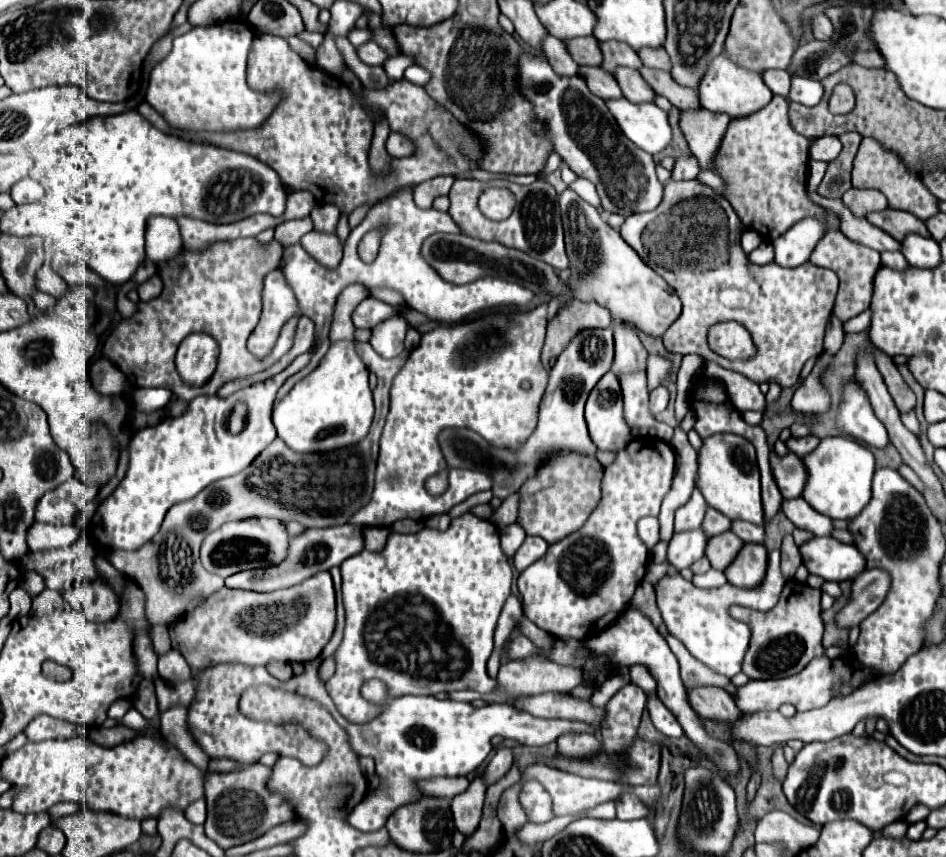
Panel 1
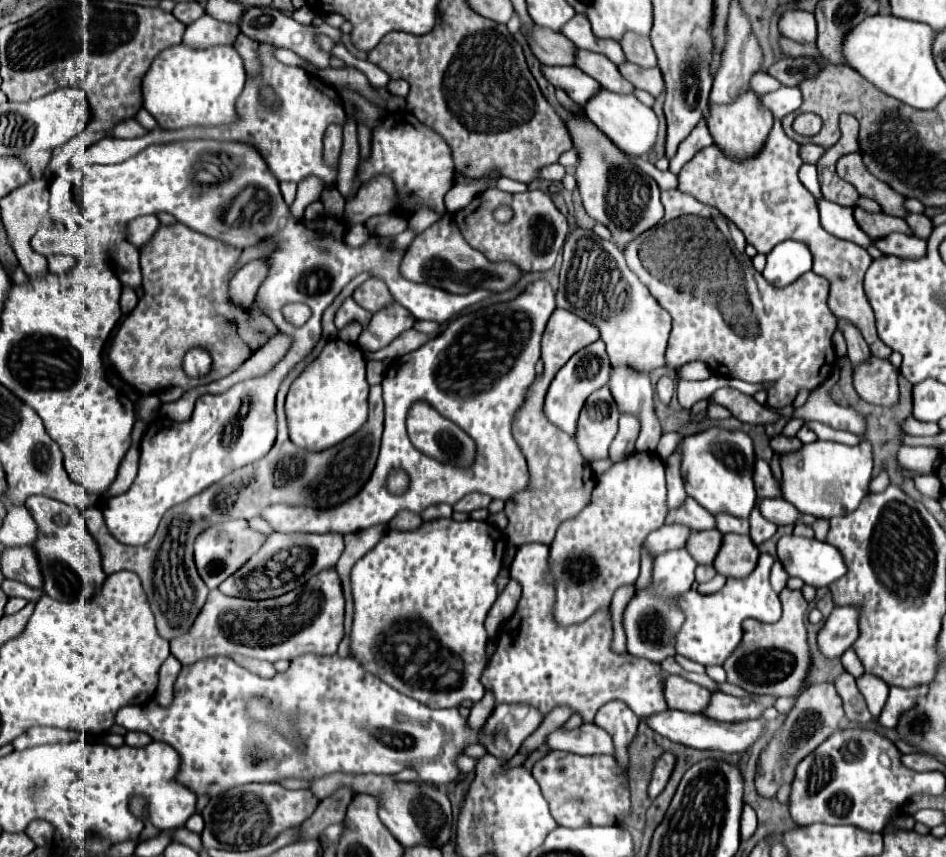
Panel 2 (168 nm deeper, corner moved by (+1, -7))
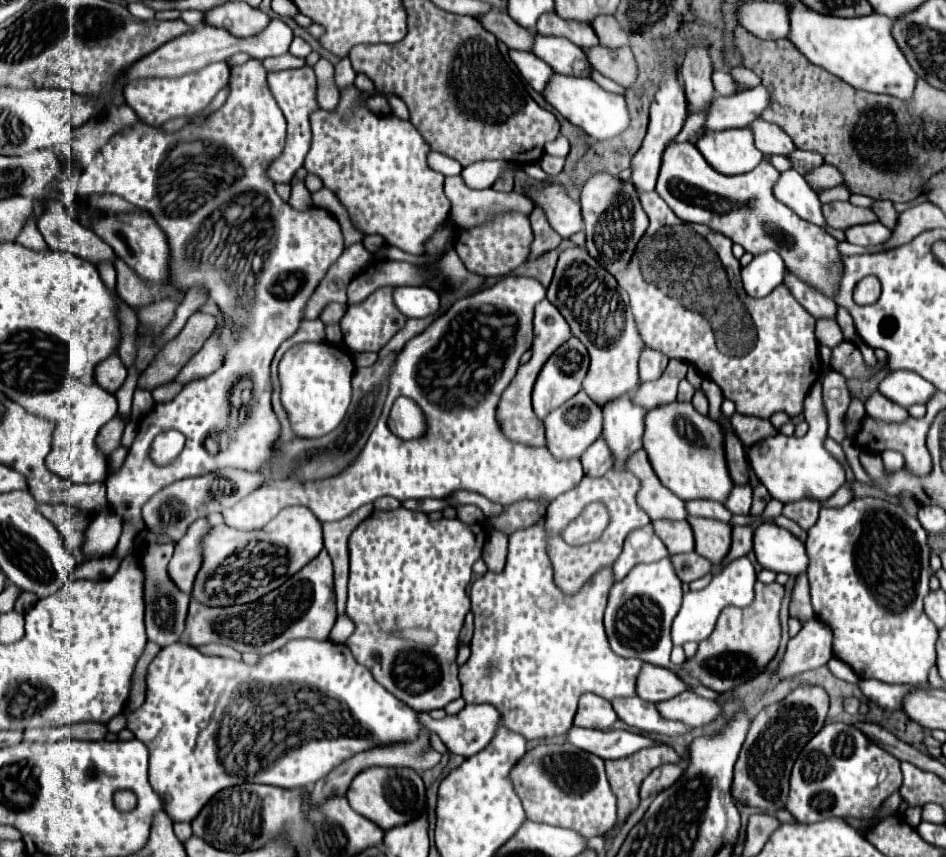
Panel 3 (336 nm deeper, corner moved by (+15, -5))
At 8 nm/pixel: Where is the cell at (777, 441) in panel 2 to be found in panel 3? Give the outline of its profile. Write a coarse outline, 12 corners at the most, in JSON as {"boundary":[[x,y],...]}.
{"boundary":[[733,414],[731,424],[745,446],[777,434],[763,418]]}

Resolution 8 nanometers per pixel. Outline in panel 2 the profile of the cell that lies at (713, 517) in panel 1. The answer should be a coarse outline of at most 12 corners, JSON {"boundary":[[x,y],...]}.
{"boundary":[[691,496],[667,514],[665,524],[715,528],[715,518]]}

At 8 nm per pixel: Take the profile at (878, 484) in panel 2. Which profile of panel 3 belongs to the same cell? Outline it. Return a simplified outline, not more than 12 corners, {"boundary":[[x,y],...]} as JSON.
{"boundary":[[851,484],[823,502],[823,506],[845,506],[853,498]]}

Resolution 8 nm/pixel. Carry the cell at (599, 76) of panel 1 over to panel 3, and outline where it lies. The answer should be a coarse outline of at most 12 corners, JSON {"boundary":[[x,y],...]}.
{"boundary":[[511,50],[523,78],[539,92],[547,88],[553,68],[531,52]]}

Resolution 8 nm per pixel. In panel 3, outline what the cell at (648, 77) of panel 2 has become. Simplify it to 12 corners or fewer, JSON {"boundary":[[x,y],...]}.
{"boundary":[[631,48],[585,50],[591,66],[623,88],[633,86]]}

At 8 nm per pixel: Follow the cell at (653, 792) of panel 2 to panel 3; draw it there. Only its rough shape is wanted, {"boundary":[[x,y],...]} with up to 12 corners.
{"boundary":[[661,764],[641,784],[641,798],[671,786],[683,764]]}

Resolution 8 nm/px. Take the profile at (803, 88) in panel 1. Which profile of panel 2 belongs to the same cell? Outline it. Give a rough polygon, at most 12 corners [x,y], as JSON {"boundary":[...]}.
{"boundary":[[781,86],[759,96],[761,106],[783,118],[801,106],[799,88]]}

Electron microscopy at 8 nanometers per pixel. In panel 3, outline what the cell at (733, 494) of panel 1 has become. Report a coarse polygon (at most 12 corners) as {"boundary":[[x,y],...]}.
{"boundary":[[691,402],[649,410],[643,448],[683,500],[725,504],[725,432]]}

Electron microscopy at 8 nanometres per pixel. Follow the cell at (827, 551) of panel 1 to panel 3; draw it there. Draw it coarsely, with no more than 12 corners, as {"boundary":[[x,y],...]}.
{"boundary":[[773,522],[755,530],[757,562],[773,572],[807,572],[805,544]]}

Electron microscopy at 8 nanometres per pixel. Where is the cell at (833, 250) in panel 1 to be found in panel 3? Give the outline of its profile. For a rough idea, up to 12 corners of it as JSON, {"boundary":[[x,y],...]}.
{"boundary":[[667,146],[655,190],[681,220],[751,254],[777,250],[827,298],[839,242],[773,198],[779,172],[713,170]]}

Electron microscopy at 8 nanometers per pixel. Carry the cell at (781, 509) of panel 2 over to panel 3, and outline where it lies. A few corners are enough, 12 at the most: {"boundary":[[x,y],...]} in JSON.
{"boundary":[[733,486],[725,508],[749,514],[751,486]]}

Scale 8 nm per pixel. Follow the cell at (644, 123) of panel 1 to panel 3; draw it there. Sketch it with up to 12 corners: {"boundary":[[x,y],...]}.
{"boundary":[[555,74],[543,96],[593,140],[629,128],[625,98]]}

